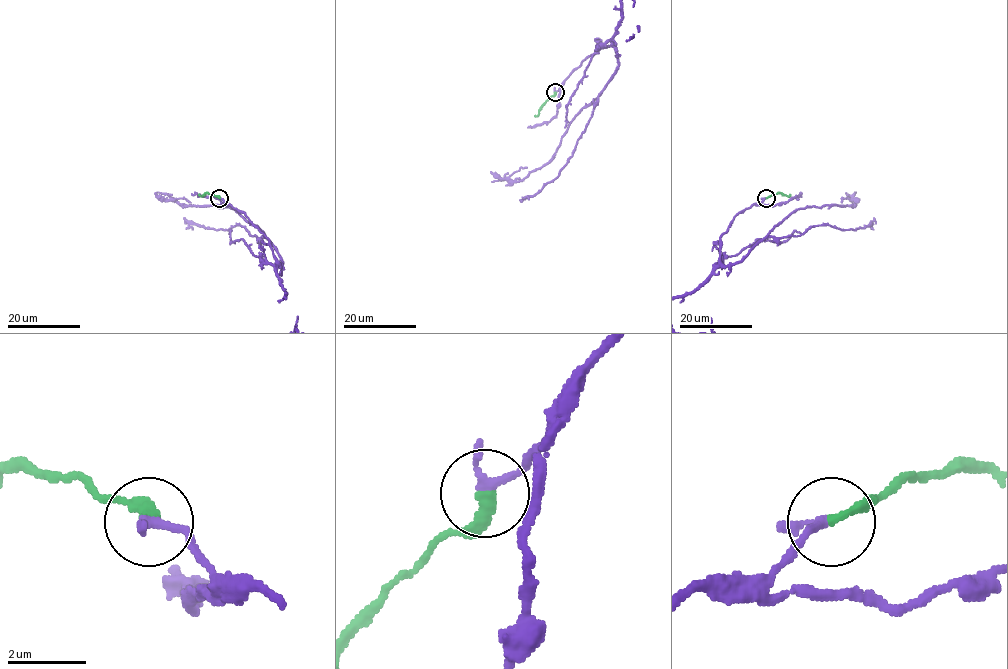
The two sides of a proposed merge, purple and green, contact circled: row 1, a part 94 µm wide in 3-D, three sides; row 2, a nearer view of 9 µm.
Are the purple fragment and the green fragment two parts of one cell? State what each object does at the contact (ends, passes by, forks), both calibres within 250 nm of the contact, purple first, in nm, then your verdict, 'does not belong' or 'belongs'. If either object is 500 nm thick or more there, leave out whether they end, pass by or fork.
purple passes by; green ends; calibres 180 and 260 nm; belongs

